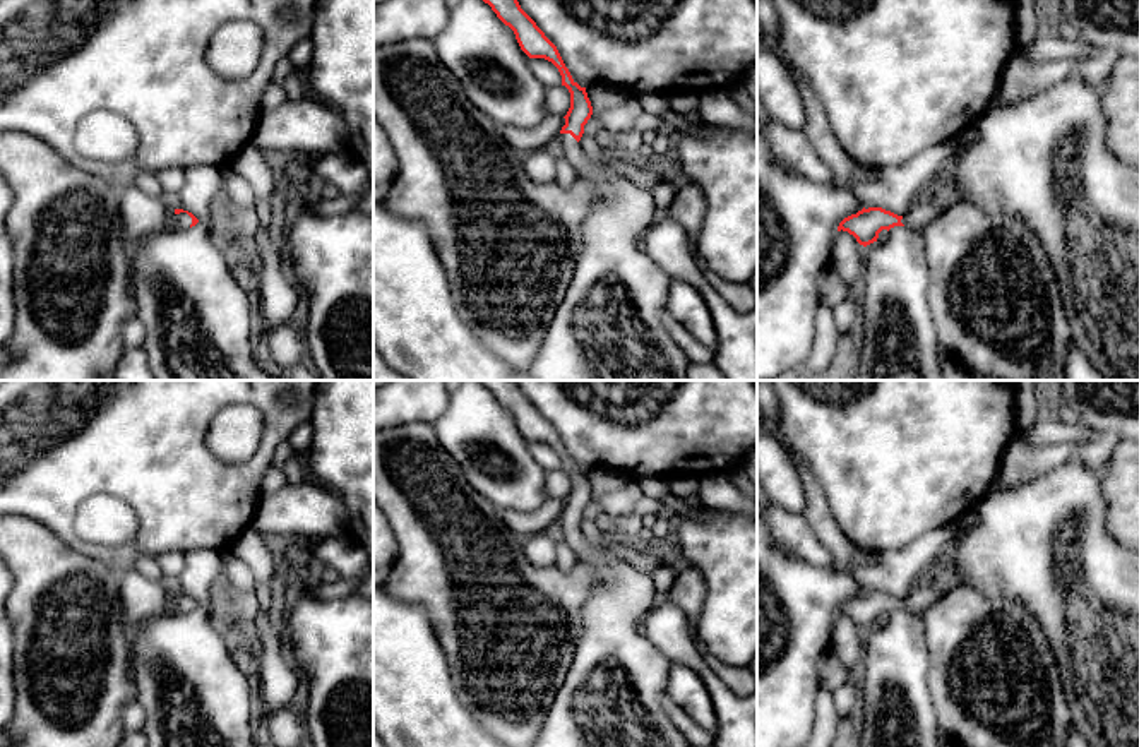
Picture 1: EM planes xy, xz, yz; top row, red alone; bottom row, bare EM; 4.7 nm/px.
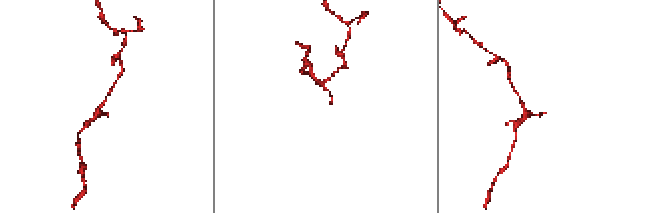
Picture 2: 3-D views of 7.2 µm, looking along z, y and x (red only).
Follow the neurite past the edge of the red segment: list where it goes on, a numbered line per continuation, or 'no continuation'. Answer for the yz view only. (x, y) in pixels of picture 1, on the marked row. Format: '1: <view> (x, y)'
1: yz (922, 211)

